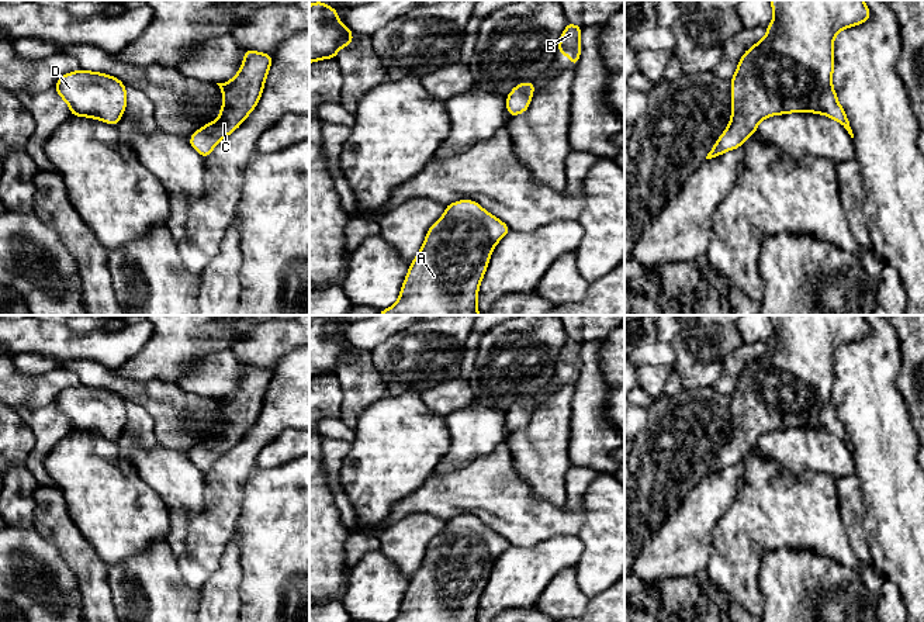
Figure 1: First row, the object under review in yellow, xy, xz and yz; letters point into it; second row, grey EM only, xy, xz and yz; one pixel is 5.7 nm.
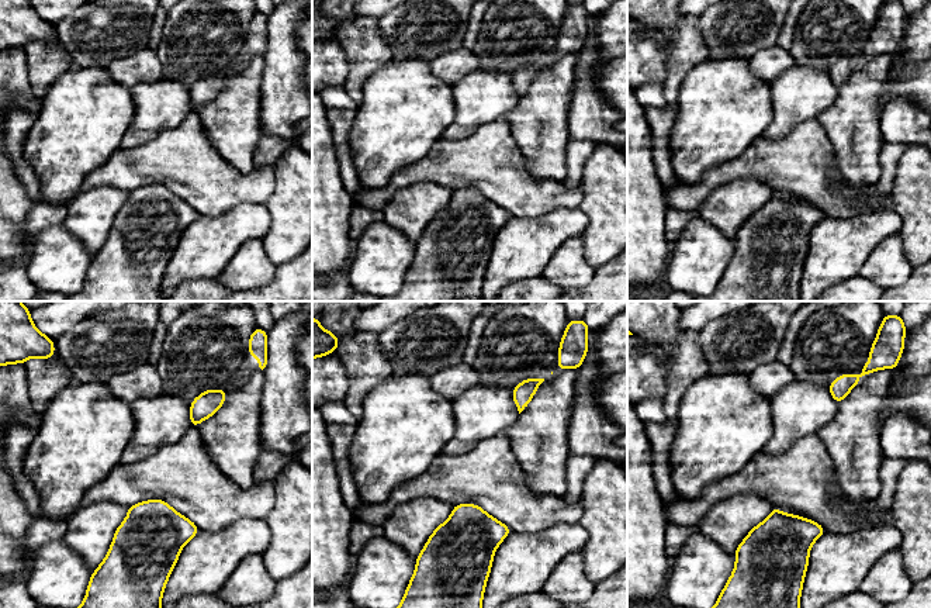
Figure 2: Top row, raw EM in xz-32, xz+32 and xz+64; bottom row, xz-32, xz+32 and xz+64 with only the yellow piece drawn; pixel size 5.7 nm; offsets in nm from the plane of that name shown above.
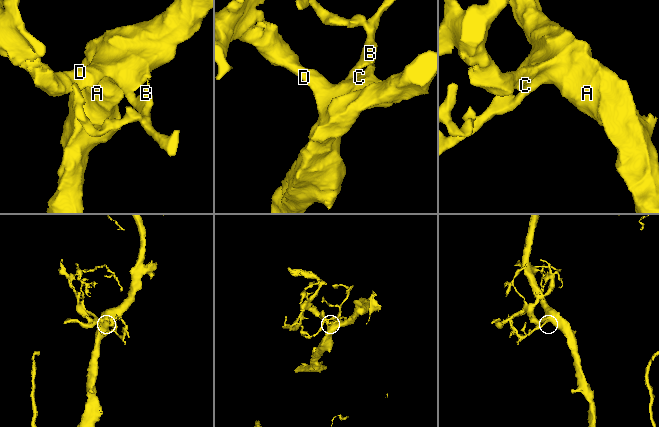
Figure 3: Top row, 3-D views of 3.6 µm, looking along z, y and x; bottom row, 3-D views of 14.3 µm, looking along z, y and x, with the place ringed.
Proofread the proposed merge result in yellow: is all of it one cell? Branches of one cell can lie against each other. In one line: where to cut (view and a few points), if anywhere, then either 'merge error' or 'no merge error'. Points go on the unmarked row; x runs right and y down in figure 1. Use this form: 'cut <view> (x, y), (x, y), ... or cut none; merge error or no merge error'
cut none; no merge error

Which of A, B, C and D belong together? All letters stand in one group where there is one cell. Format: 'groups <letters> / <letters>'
groups A B C D

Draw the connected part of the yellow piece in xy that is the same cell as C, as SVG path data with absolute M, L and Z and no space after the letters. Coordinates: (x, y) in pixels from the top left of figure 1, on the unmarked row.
M243 364L245 374L238 390L225 398L217 398L225 418L221 421L219 433L195 446L188 459L207 474L215 460L232 449L257 421L267 387L274 372Z

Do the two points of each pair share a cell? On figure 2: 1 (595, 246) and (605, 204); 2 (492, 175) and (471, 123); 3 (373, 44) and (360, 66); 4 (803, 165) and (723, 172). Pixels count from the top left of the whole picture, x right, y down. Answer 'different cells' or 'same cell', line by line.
1: same cell
2: different cells
3: same cell
4: same cell

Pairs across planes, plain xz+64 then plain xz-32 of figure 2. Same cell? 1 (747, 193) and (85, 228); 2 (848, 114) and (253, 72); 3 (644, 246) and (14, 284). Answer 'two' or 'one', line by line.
1: one
2: one
3: two

